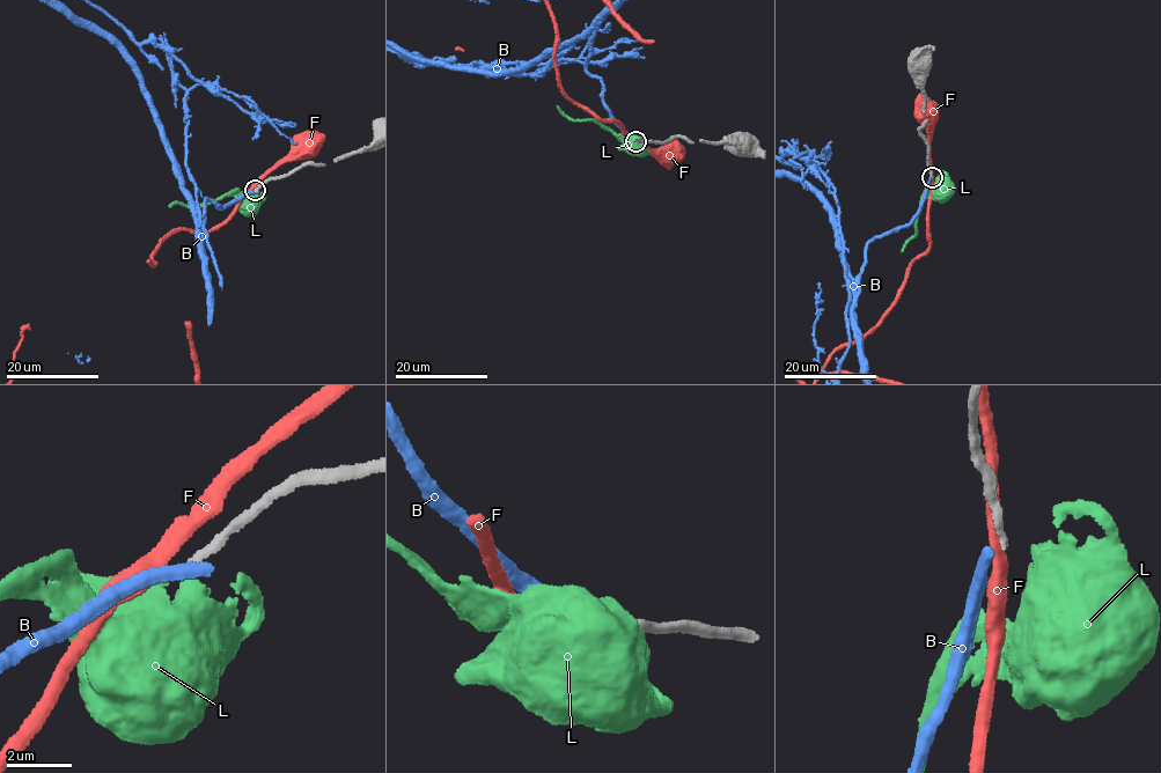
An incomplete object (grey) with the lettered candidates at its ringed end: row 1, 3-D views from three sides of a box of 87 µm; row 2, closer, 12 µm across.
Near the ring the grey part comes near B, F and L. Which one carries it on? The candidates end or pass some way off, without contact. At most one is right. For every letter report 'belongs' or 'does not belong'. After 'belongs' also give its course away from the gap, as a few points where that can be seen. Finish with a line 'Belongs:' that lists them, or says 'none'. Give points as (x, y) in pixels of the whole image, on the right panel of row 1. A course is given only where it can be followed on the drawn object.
B: does not belong
F: does not belong
L: does not belong
Belongs: none

